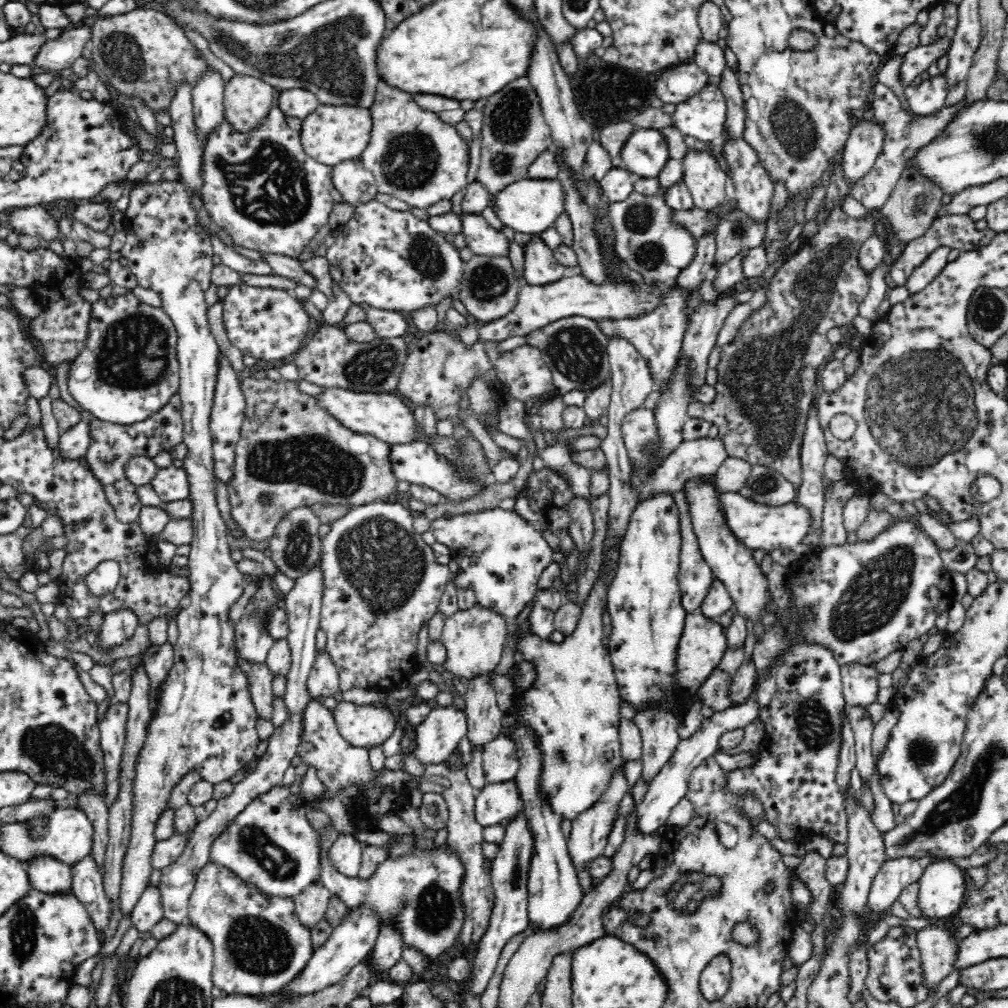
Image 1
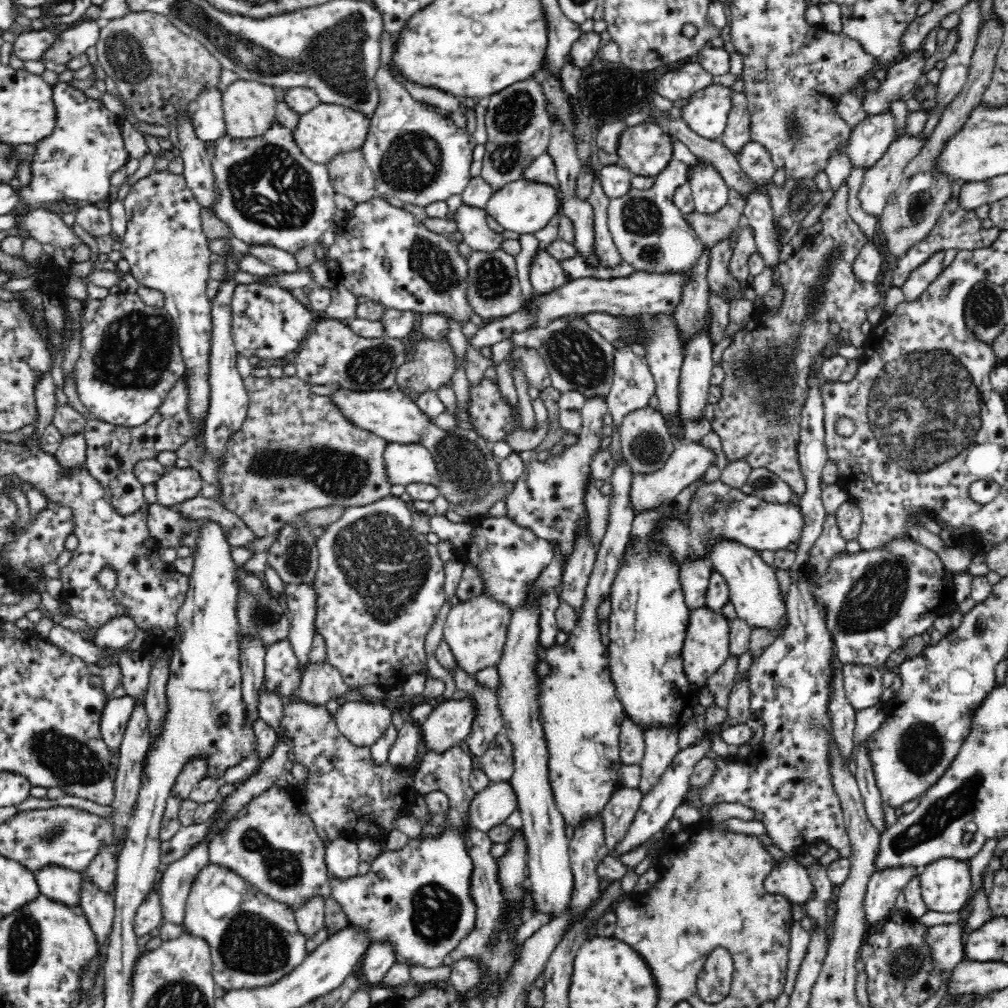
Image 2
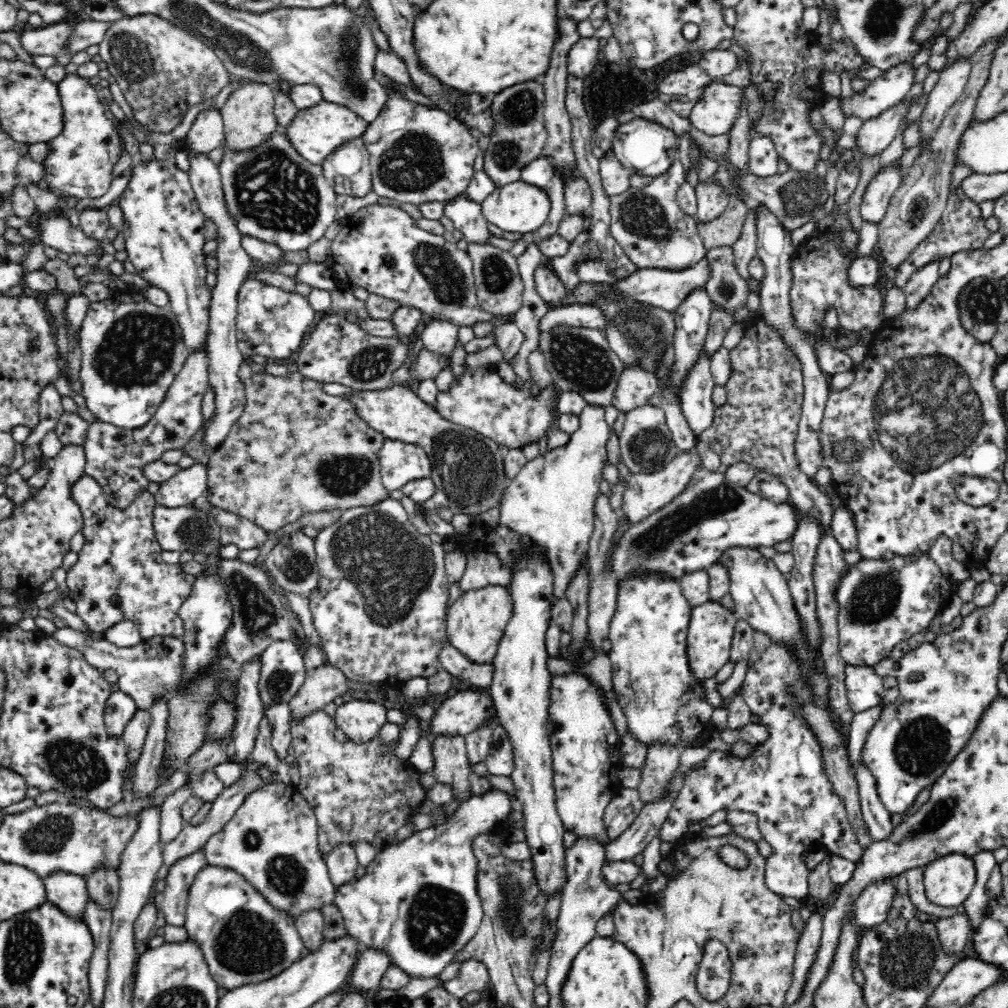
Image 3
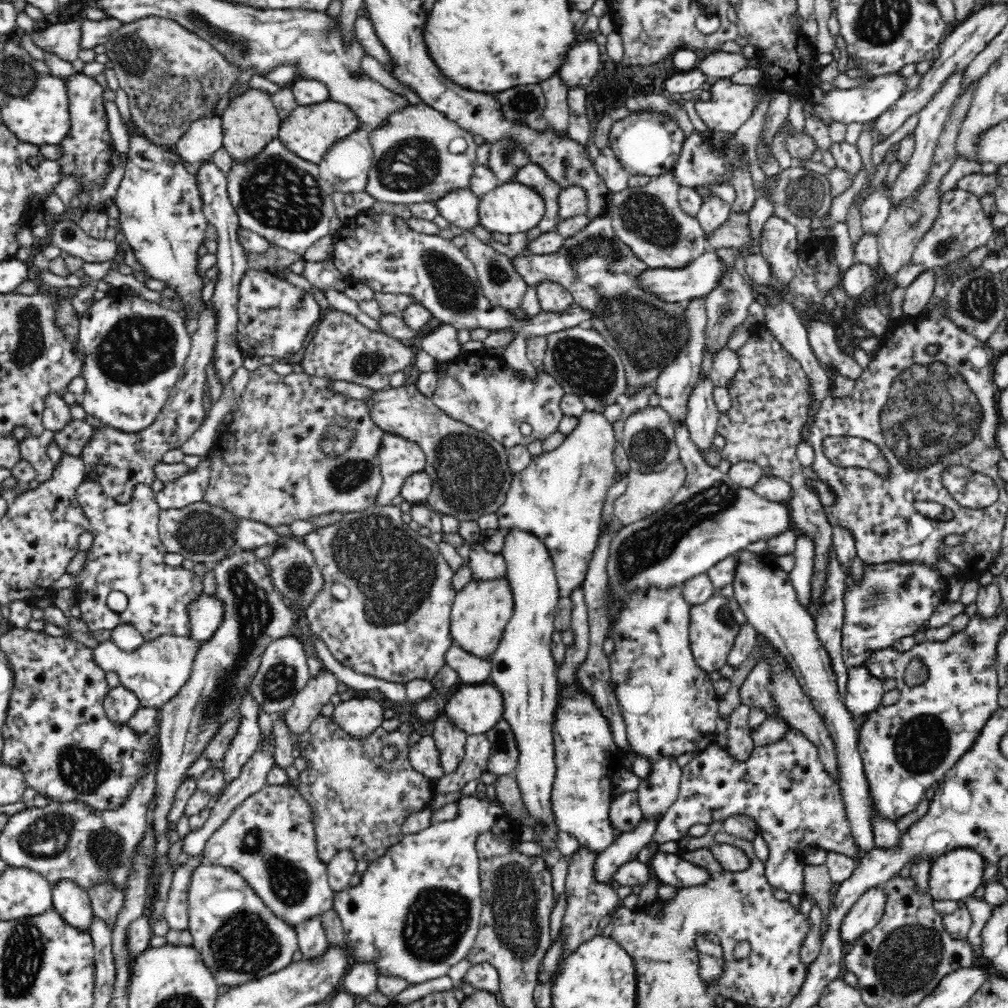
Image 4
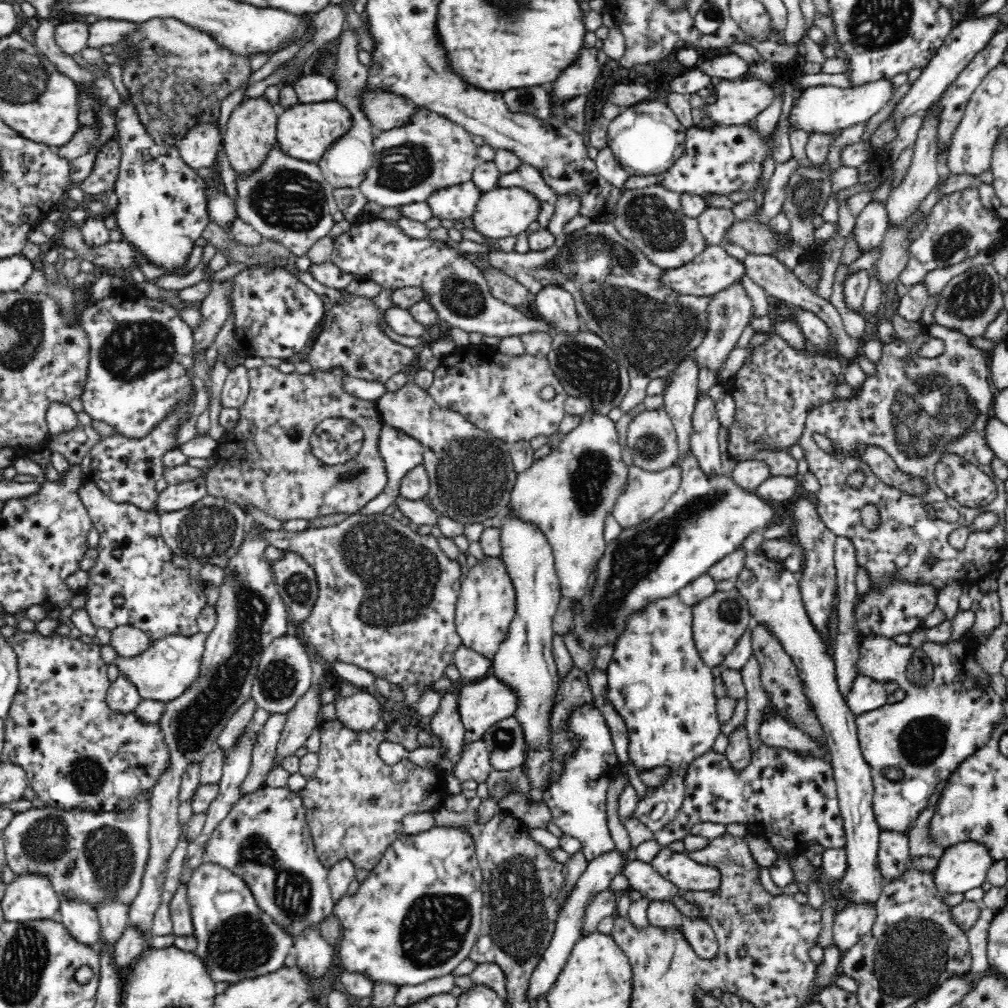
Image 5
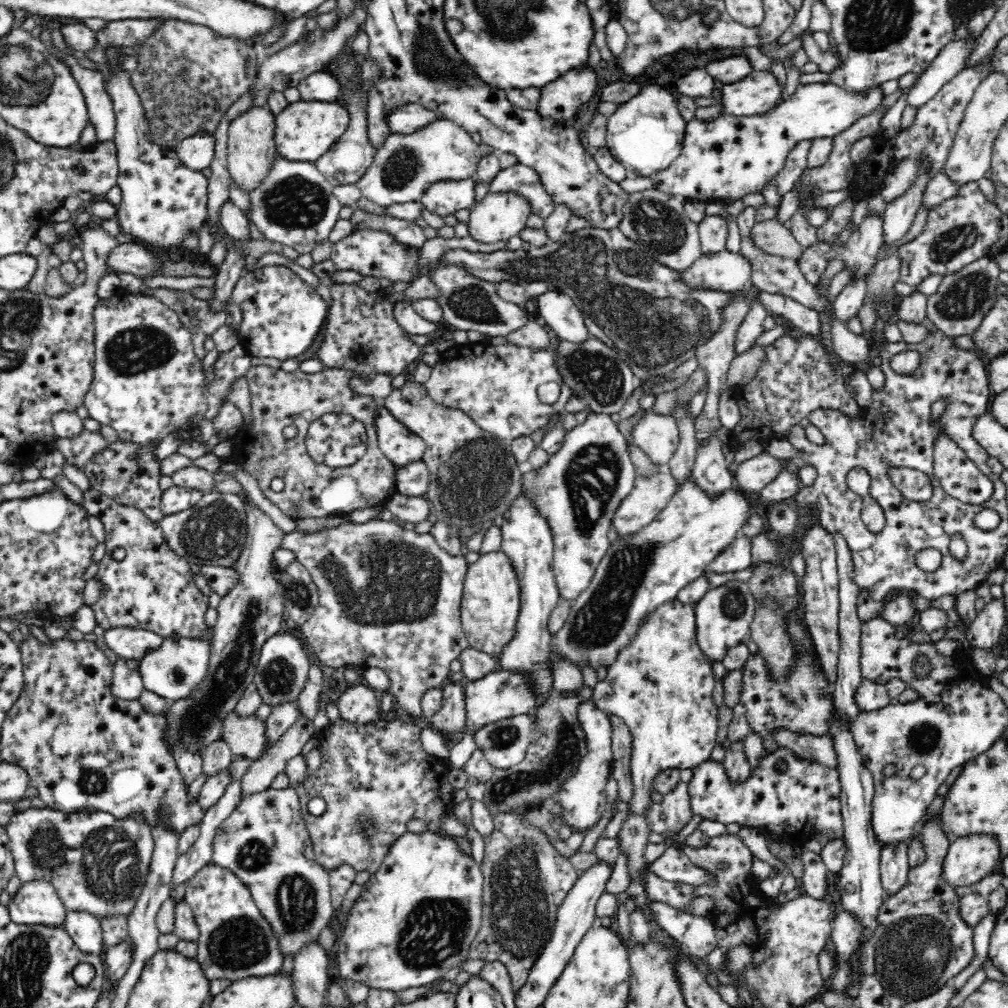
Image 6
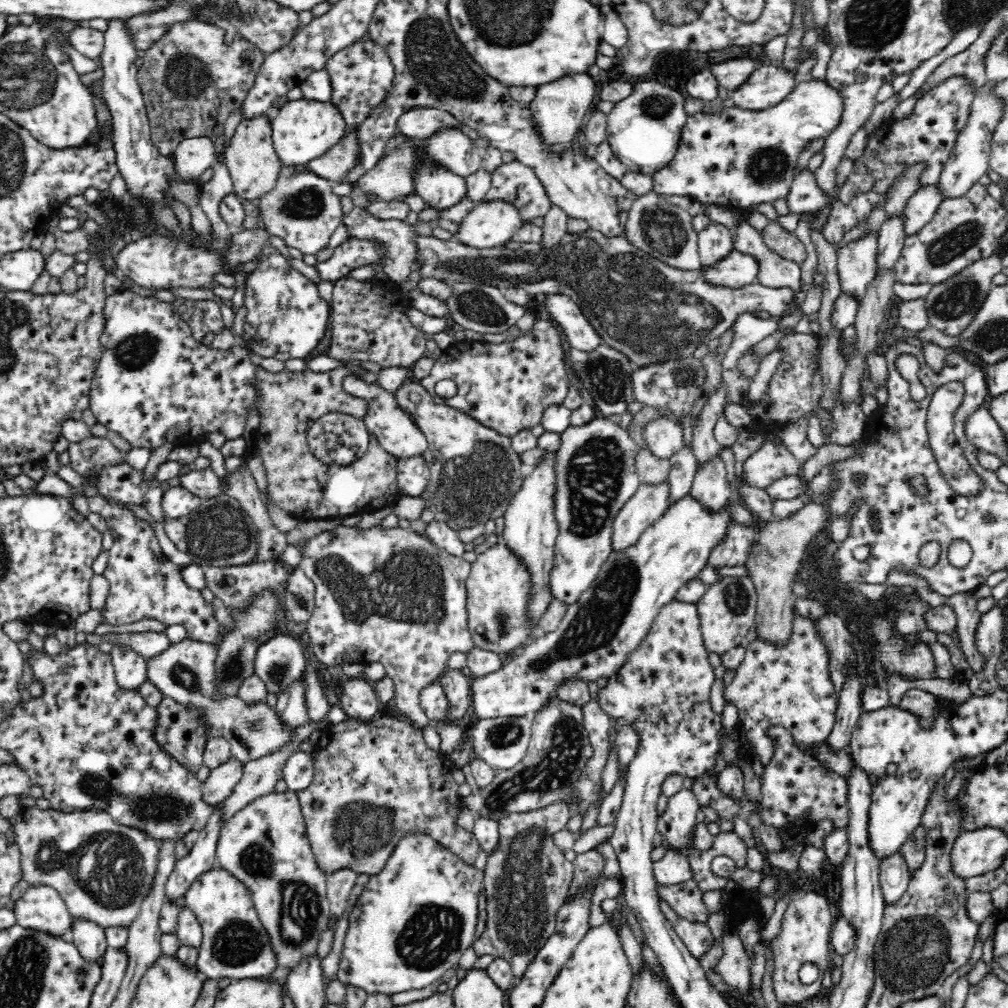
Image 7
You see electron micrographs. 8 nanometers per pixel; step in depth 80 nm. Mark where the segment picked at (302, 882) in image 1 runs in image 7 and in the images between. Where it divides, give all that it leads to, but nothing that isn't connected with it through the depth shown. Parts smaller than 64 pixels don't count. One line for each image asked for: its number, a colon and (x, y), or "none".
2: (271, 843)
3: (271, 840)
4: (270, 840)
5: (265, 838)
6: (264, 840)
7: (265, 845)

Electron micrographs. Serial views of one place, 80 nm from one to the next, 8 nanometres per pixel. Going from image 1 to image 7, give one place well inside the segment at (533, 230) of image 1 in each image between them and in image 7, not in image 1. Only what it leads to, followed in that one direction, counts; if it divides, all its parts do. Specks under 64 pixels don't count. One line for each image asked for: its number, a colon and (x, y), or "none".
2: (525, 206)
3: (520, 207)
4: (512, 207)
5: (508, 211)
6: (499, 215)
7: (491, 224)

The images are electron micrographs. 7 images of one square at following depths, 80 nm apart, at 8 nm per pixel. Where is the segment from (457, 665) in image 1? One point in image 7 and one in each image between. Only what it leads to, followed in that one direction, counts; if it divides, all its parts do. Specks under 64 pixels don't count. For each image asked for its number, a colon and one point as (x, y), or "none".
2: (476, 630)
3: (475, 623)
4: (481, 610)
5: (486, 603)
6: (490, 603)
7: (497, 588)

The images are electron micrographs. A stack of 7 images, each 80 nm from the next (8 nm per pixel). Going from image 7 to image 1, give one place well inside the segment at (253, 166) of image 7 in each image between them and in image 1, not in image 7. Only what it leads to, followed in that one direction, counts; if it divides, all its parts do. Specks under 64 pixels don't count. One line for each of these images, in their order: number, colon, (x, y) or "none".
1: (247, 100)
2: (249, 107)
3: (248, 113)
4: (250, 121)
5: (251, 130)
6: (251, 147)

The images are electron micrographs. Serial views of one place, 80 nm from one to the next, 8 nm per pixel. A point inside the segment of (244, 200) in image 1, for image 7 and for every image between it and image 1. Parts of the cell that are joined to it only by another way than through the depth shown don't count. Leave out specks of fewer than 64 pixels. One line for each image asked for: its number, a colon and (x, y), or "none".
2: (268, 192)
3: (272, 193)
4: (278, 195)
5: (287, 200)
6: (294, 205)
7: (302, 209)

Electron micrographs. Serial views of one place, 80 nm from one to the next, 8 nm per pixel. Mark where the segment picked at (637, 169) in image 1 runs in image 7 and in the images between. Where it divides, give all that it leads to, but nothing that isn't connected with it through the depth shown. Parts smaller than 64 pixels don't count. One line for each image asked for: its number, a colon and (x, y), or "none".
2: (645, 149)
3: (645, 148)
4: (648, 143)
5: (646, 138)
6: (645, 134)
7: (644, 129)

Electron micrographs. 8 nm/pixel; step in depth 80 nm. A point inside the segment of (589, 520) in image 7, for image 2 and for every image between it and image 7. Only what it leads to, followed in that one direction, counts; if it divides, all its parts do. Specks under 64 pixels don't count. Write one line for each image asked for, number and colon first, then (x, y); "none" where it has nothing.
2: (548, 498)
3: (552, 499)
4: (558, 498)
5: (567, 494)
6: (577, 491)

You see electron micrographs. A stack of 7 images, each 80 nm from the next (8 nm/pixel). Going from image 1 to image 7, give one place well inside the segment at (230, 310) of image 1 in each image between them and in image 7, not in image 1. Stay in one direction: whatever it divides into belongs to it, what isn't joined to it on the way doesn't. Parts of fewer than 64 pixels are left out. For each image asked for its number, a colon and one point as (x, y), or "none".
2: (269, 322)
3: (271, 322)
4: (274, 317)
5: (276, 314)
6: (281, 316)
7: (286, 318)

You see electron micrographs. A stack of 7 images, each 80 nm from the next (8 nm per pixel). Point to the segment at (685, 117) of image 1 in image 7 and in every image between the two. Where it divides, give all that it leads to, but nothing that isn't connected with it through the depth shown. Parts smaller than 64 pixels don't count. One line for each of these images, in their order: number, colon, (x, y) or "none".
2: (705, 112)
3: (713, 114)
4: (730, 105)
5: (737, 102)
6: (756, 94)
7: (767, 86)

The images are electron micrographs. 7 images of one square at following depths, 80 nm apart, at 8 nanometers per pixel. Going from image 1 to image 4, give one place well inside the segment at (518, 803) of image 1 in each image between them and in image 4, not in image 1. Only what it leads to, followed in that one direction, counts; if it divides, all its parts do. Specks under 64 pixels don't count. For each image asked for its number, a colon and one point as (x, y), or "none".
2: (491, 806)
3: (418, 902)
4: (417, 910)

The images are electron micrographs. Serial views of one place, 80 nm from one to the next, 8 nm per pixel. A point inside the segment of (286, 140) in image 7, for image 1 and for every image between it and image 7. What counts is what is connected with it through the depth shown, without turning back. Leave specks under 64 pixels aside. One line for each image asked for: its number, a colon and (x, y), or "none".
1: (332, 134)
2: (328, 130)
3: (316, 132)
4: (309, 132)
5: (306, 131)
6: (304, 131)

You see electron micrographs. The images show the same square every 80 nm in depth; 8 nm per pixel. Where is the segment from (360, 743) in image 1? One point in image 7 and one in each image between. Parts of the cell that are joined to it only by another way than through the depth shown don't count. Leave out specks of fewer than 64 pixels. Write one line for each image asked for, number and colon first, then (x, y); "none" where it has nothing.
2: (362, 723)
3: (361, 721)
4: (359, 717)
5: (361, 712)
6: (360, 704)
7: (359, 701)

